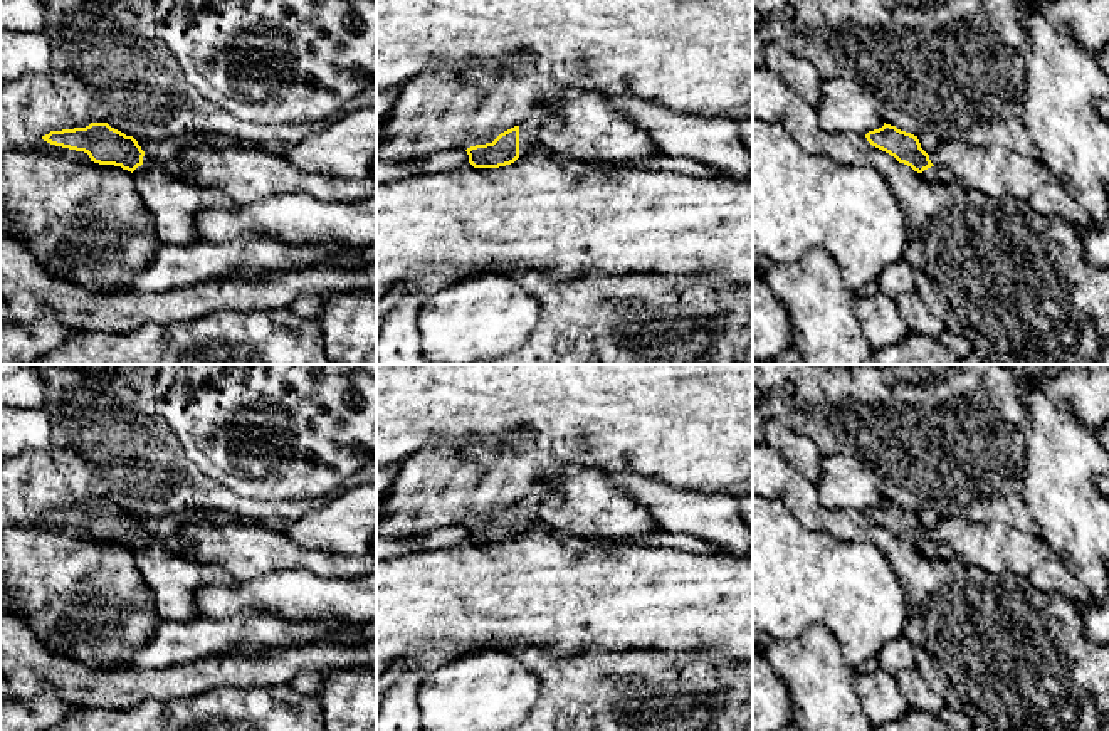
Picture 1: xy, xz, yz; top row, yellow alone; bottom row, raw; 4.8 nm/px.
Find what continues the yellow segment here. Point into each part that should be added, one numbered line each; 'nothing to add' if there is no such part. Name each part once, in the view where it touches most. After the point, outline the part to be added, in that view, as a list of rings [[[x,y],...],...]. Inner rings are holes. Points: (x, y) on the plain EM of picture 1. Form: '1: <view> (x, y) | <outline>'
1: xz (530, 504) | [[[536,484],[533,491],[519,501],[519,536],[526,536],[528,531],[539,523],[539,507],[549,499],[543,484]]]

